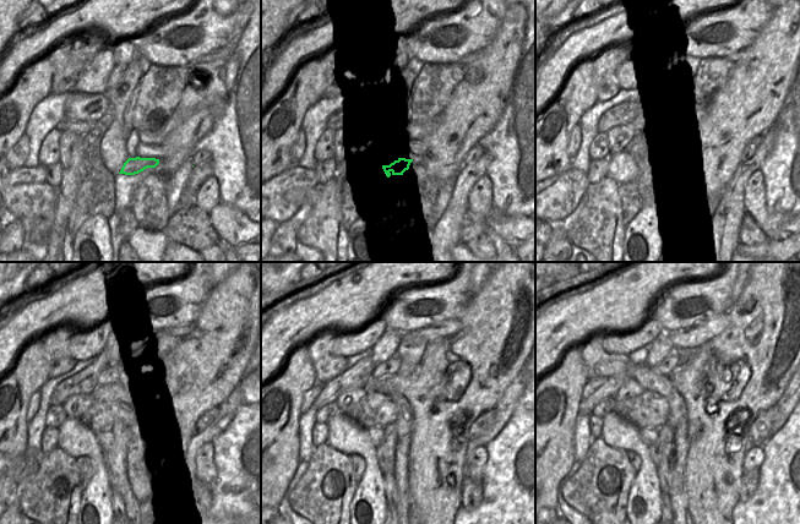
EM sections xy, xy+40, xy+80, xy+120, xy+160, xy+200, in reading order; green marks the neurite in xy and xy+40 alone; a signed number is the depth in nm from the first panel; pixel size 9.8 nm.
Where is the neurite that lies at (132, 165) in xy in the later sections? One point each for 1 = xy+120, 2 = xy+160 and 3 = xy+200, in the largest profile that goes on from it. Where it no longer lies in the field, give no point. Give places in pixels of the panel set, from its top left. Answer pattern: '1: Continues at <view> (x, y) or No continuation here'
1: Continues at xy+120 (105, 438)
2: Continues at xy+160 (376, 435)
3: Continues at xy+200 (649, 435).

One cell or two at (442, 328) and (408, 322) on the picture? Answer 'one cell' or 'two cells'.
two cells

